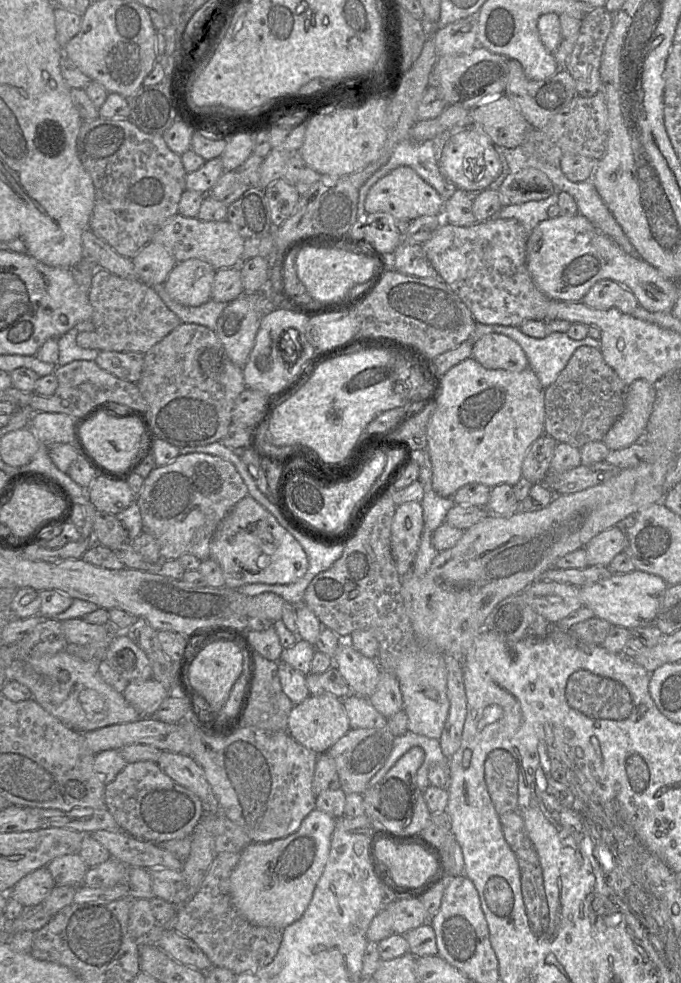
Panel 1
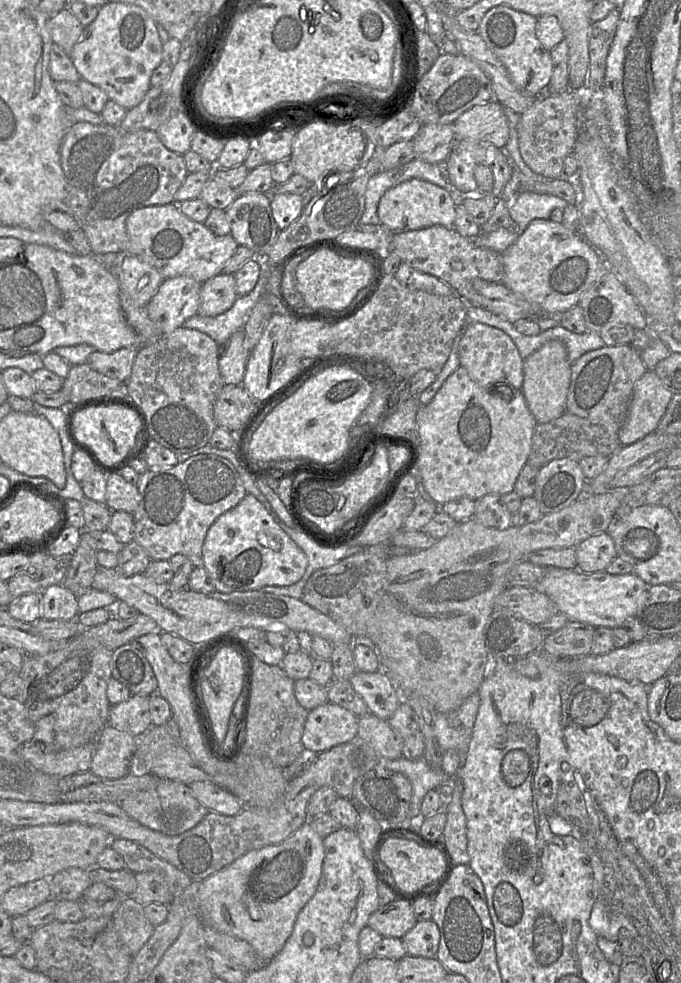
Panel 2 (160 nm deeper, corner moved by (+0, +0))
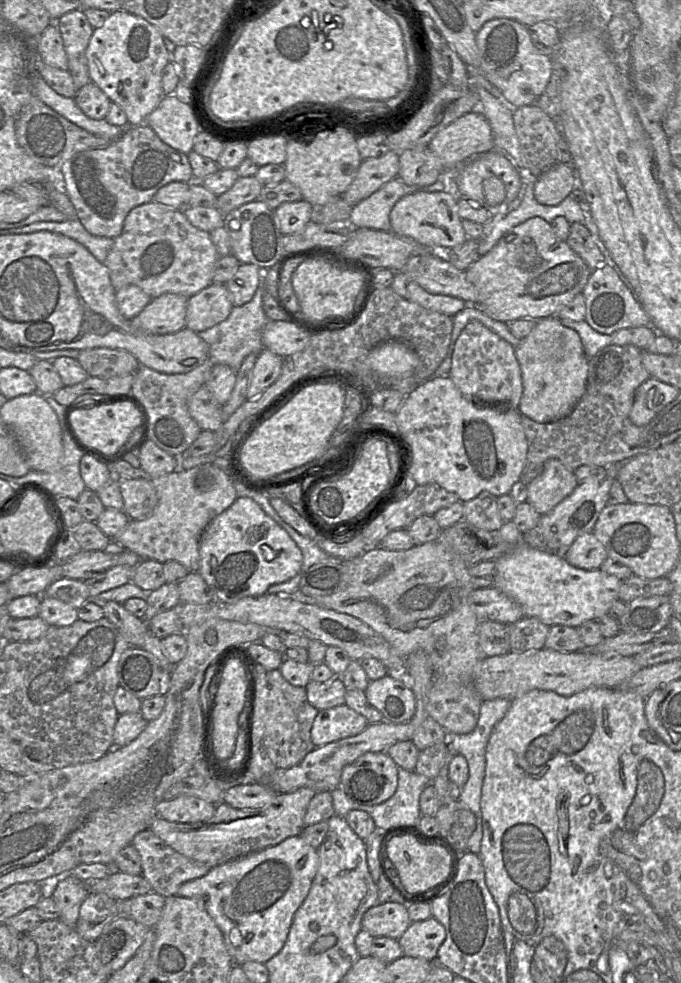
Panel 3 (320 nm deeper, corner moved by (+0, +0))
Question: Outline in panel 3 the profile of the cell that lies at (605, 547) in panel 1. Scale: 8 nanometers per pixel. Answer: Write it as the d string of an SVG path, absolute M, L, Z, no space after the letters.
M593 532L578 536L565 552L569 564L584 570L599 569L608 557L604 545Z

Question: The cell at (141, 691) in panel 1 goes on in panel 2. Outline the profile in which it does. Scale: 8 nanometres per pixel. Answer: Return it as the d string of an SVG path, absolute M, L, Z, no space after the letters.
M131 695L128 700L110 706L108 725L141 736L151 726L150 696Z

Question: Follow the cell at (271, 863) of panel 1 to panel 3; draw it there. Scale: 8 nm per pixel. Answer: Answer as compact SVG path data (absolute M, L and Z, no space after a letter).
M301 835L292 836L275 846L211 868L206 875L182 884L176 895L204 899L205 909L222 932L234 965L241 966L247 961L265 964L284 946L294 914L310 891L318 865L317 849L308 845Z

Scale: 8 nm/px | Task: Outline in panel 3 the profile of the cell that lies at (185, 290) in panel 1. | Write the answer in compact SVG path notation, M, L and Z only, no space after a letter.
M164 293L152 298L132 320L136 327L149 334L169 334L186 327L188 297Z

